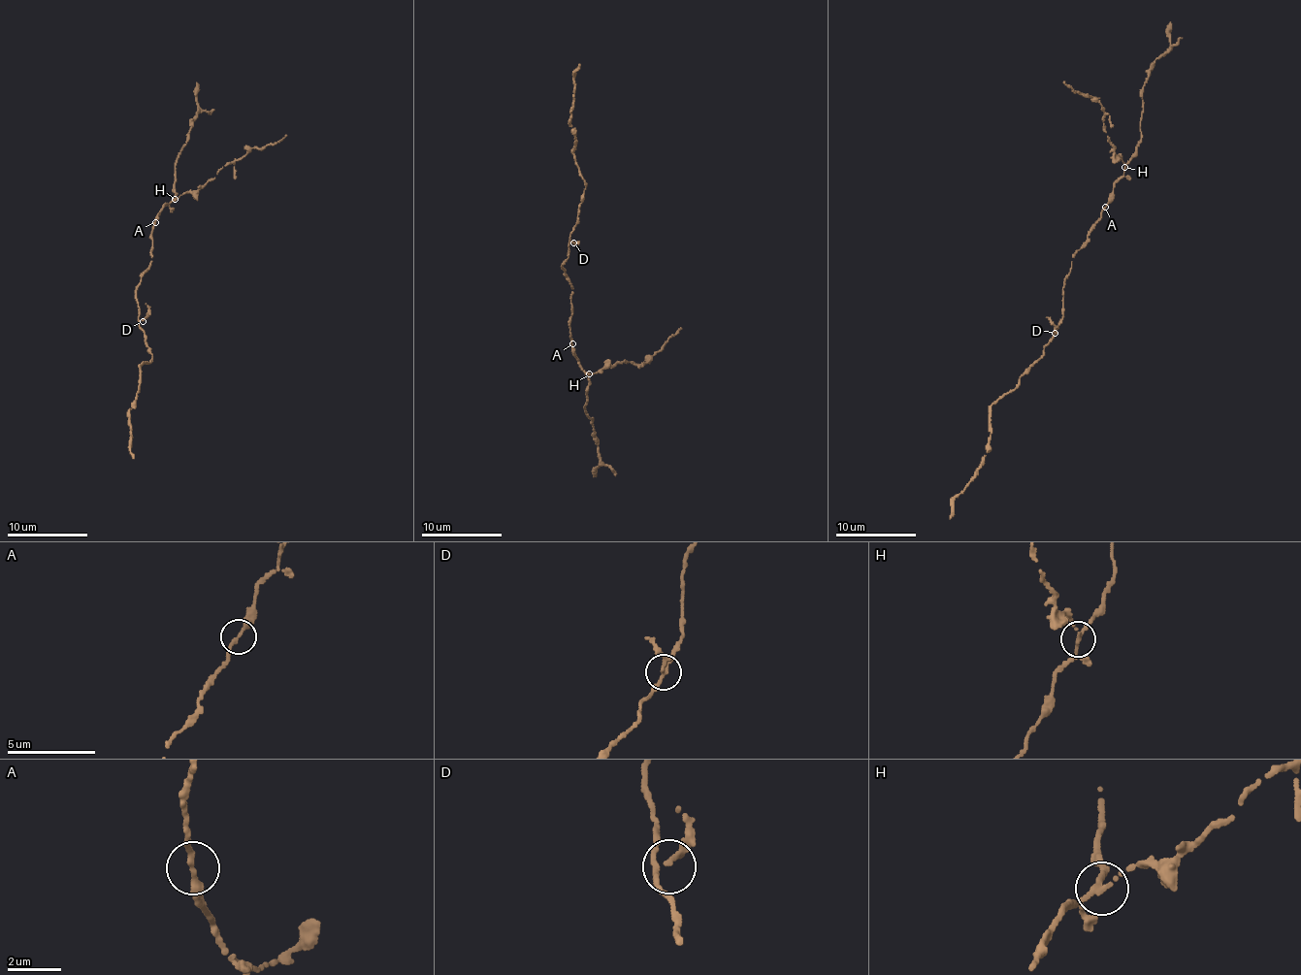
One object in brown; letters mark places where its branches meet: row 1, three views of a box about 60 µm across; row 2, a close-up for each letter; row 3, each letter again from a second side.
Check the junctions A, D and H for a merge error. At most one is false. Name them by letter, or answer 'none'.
H

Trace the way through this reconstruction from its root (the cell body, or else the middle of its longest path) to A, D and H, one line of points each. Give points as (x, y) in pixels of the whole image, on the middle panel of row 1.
A: (567, 276), (573, 289), (569, 327), (572, 343)
D: (567, 276), (562, 266), (569, 254), (569, 244), (573, 243)
H: (567, 276), (573, 289), (569, 327), (571, 344), (575, 357), (589, 374)

